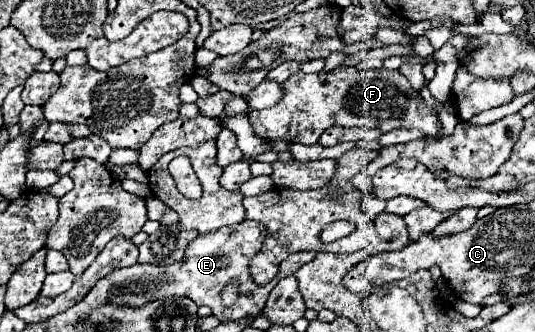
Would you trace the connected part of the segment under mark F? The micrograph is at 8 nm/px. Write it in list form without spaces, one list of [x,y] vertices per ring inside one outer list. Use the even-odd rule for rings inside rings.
[[[339,67],[329,73],[297,71],[283,83],[283,89],[285,97],[277,105],[249,113],[255,135],[263,139],[315,145],[319,135],[329,127],[365,125],[381,129],[383,133],[391,129],[417,129],[423,131],[425,137],[435,137],[441,131],[437,115],[411,87],[407,77],[385,67],[377,71],[359,71],[355,67]]]

